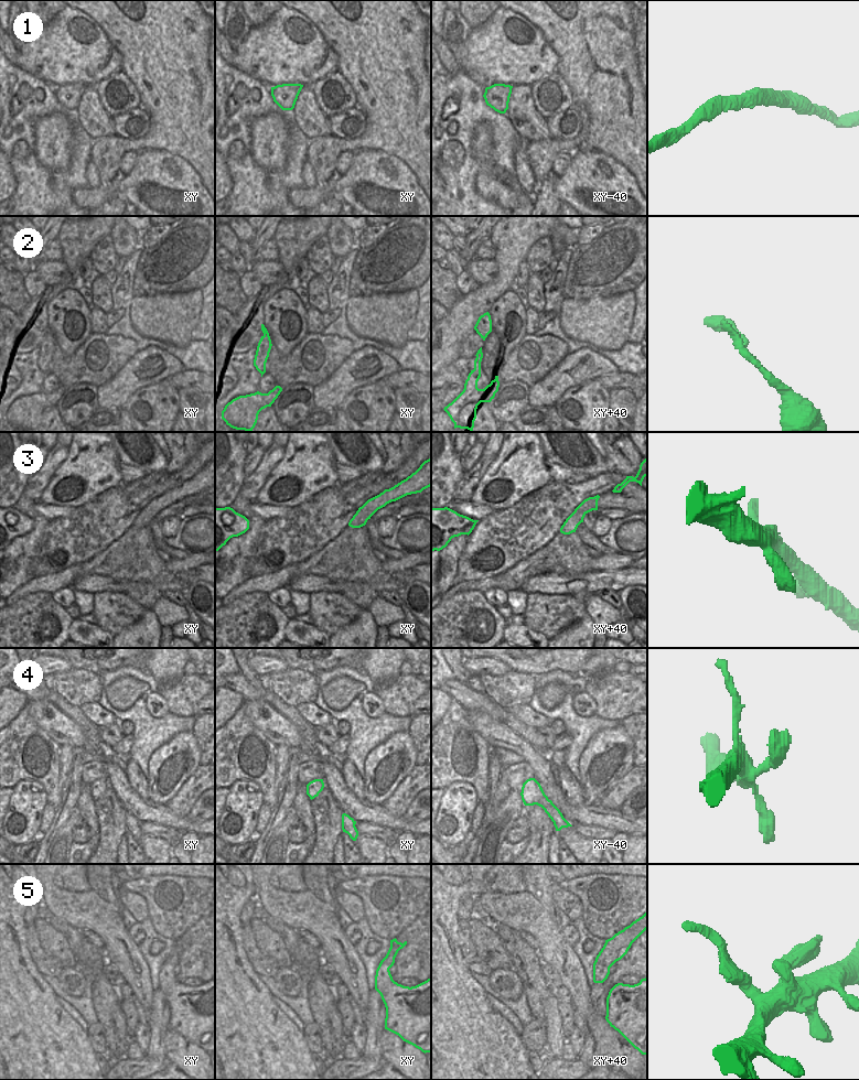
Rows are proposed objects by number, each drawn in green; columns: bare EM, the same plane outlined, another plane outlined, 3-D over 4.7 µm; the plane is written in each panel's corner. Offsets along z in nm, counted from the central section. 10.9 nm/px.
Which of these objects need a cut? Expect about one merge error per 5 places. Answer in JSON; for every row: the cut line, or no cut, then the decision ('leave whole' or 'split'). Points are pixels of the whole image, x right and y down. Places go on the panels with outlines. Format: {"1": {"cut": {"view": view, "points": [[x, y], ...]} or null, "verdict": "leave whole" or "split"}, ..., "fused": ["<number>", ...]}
{"1": {"cut": null, "verdict": "leave whole"}, "2": {"cut": {"view": "xy", "points": [[264, 334], [268, 336]]}, "verdict": "split"}, "3": {"cut": null, "verdict": "leave whole"}, "4": {"cut": null, "verdict": "leave whole"}, "5": {"cut": null, "verdict": "leave whole"}, "fused": ["2"]}

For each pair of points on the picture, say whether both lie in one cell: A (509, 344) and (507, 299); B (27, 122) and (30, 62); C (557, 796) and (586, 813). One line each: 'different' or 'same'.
A: same
B: different
C: same

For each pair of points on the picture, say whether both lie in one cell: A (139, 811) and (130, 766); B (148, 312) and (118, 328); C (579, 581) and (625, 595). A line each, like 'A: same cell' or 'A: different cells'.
A: different cells
B: different cells
C: different cells

